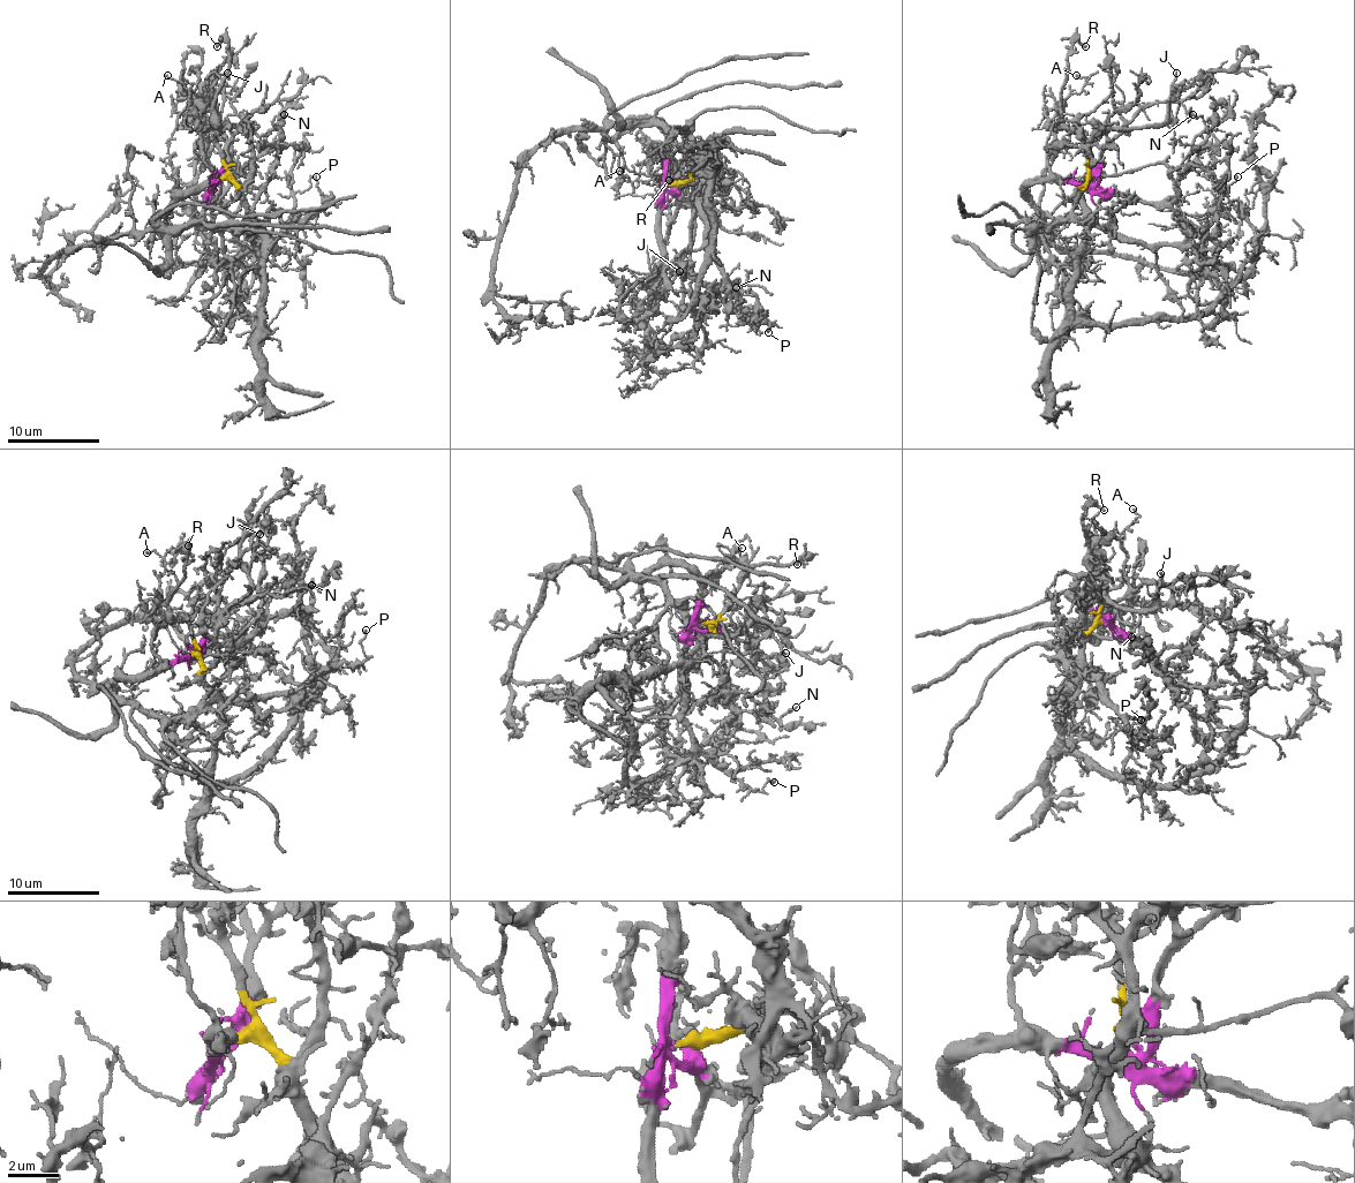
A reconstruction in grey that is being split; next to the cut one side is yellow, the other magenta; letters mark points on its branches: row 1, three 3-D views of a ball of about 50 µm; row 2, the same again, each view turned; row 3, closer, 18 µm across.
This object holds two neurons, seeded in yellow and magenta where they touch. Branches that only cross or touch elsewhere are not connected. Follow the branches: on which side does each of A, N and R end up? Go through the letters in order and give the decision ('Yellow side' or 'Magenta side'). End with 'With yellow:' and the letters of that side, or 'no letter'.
A: Yellow side
N: Magenta side
R: Yellow side
With yellow: A, R

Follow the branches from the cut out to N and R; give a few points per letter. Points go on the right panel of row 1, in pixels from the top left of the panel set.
N: (1090, 180), (1099, 189), (1141, 201), (1171, 201), (1175, 178), (1205, 127), (1205, 120), (1191, 113)
R: (1090, 180), (1083, 141), (1064, 122), (1060, 108), (1067, 53), (1076, 42), (1085, 46)

